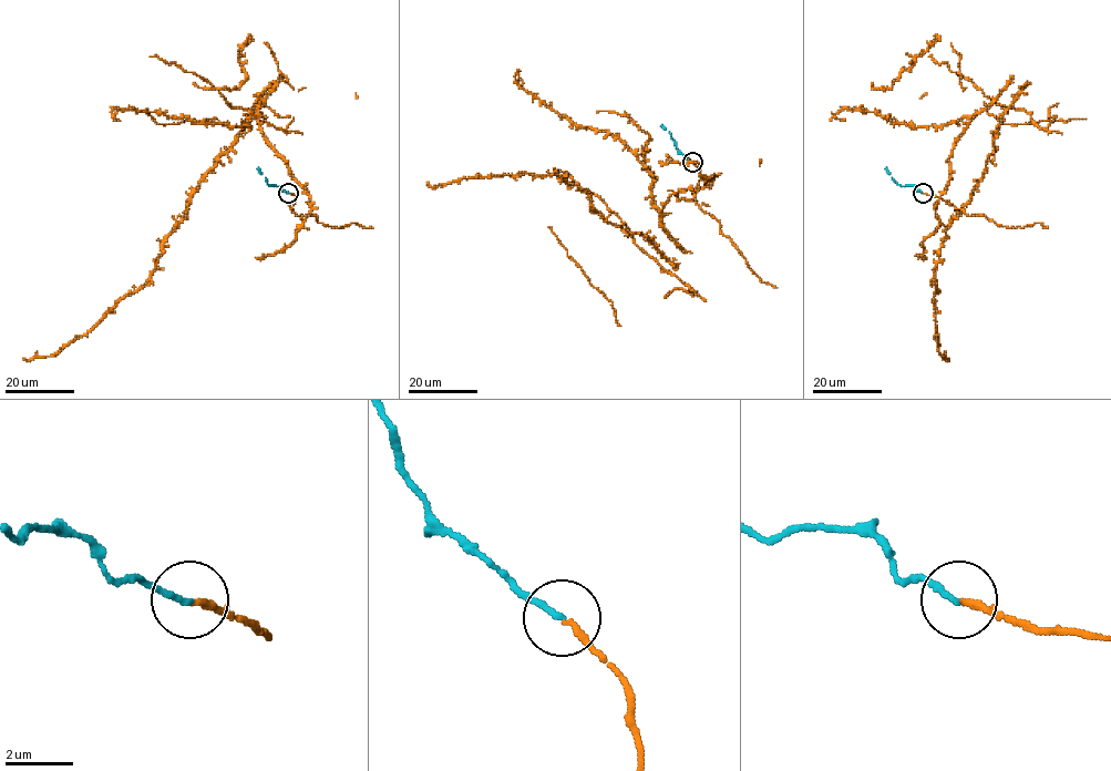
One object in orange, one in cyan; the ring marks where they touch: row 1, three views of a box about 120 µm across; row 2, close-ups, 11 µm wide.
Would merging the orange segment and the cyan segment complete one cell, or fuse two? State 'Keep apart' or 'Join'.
Join

